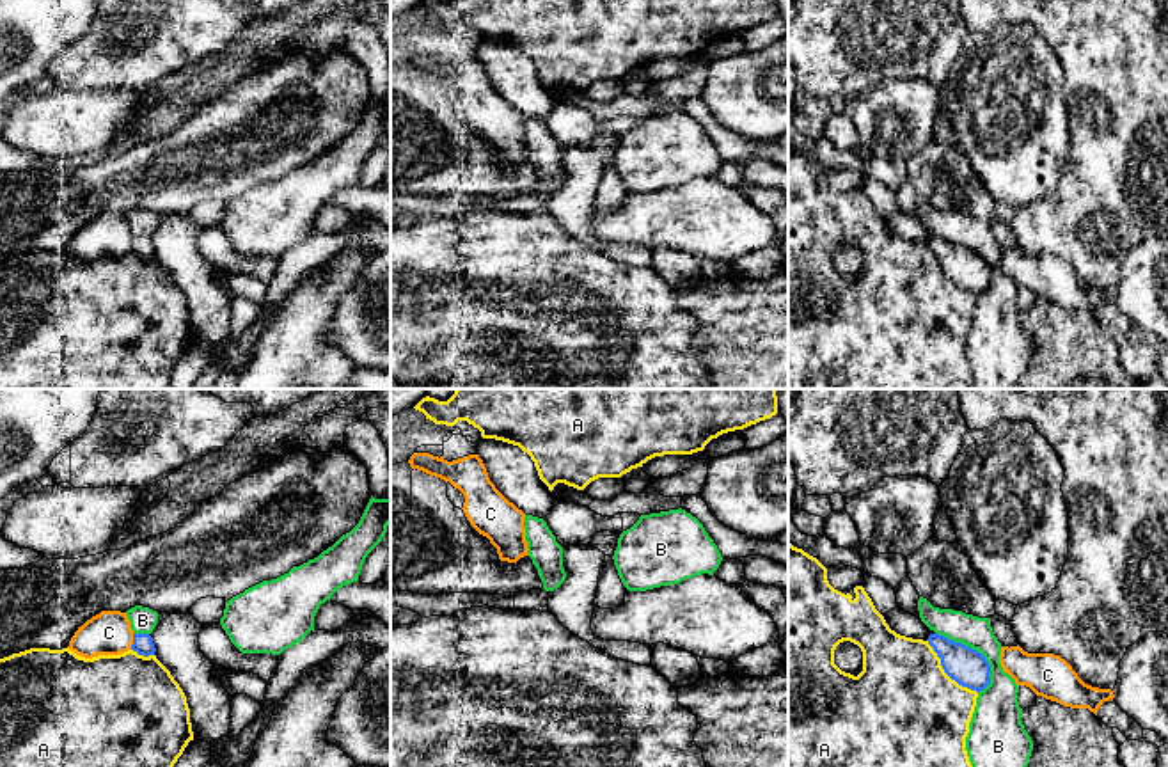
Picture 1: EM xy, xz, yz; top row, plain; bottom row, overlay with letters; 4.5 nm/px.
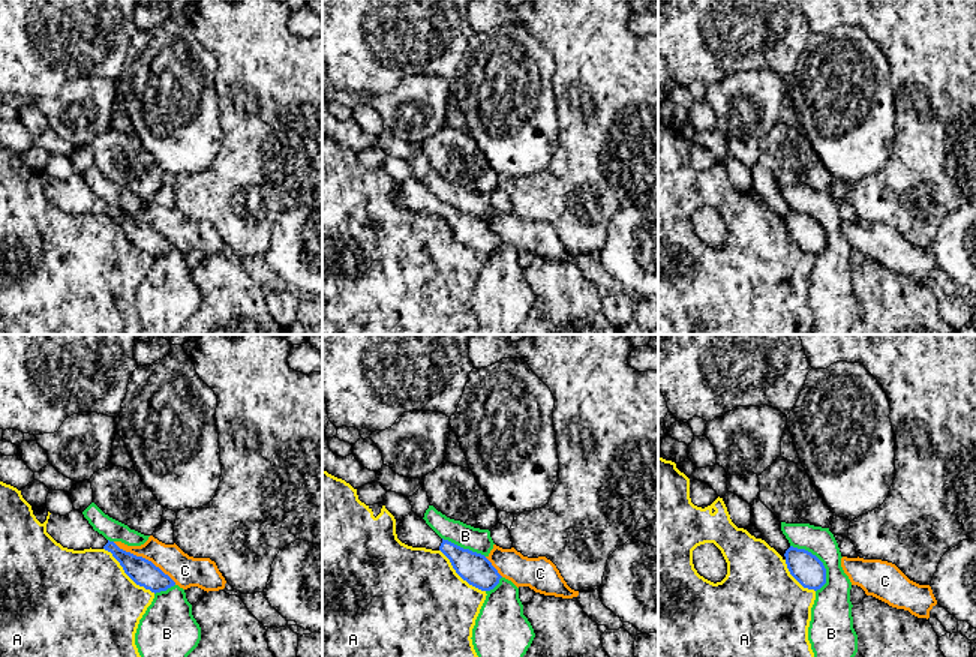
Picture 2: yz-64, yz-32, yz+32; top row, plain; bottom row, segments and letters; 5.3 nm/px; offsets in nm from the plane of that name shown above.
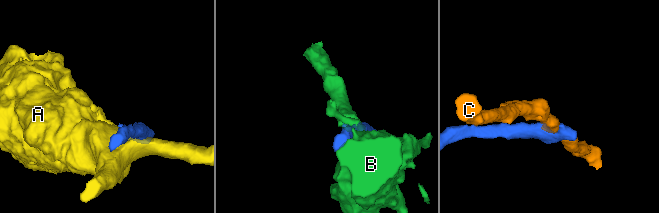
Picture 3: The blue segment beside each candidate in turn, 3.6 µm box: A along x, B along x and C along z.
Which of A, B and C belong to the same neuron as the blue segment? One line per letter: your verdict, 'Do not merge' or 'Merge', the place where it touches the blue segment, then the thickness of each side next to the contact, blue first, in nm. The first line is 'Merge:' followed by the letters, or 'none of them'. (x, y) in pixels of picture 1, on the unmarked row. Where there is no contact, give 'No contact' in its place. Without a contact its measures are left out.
Merge: none of them
A: Do not merge. Touches blue at yz (945, 274). Thickness 170 nm (blue) against 500 nm
B: Do not merge. Touches blue at yz (975, 253). Thickness 170 nm (blue) against 170 nm
C: Do not merge. Touches blue at xy (134, 244). Thickness 100 nm (blue) against 200 nm

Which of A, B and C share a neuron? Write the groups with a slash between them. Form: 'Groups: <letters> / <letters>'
Groups: A / B / C

